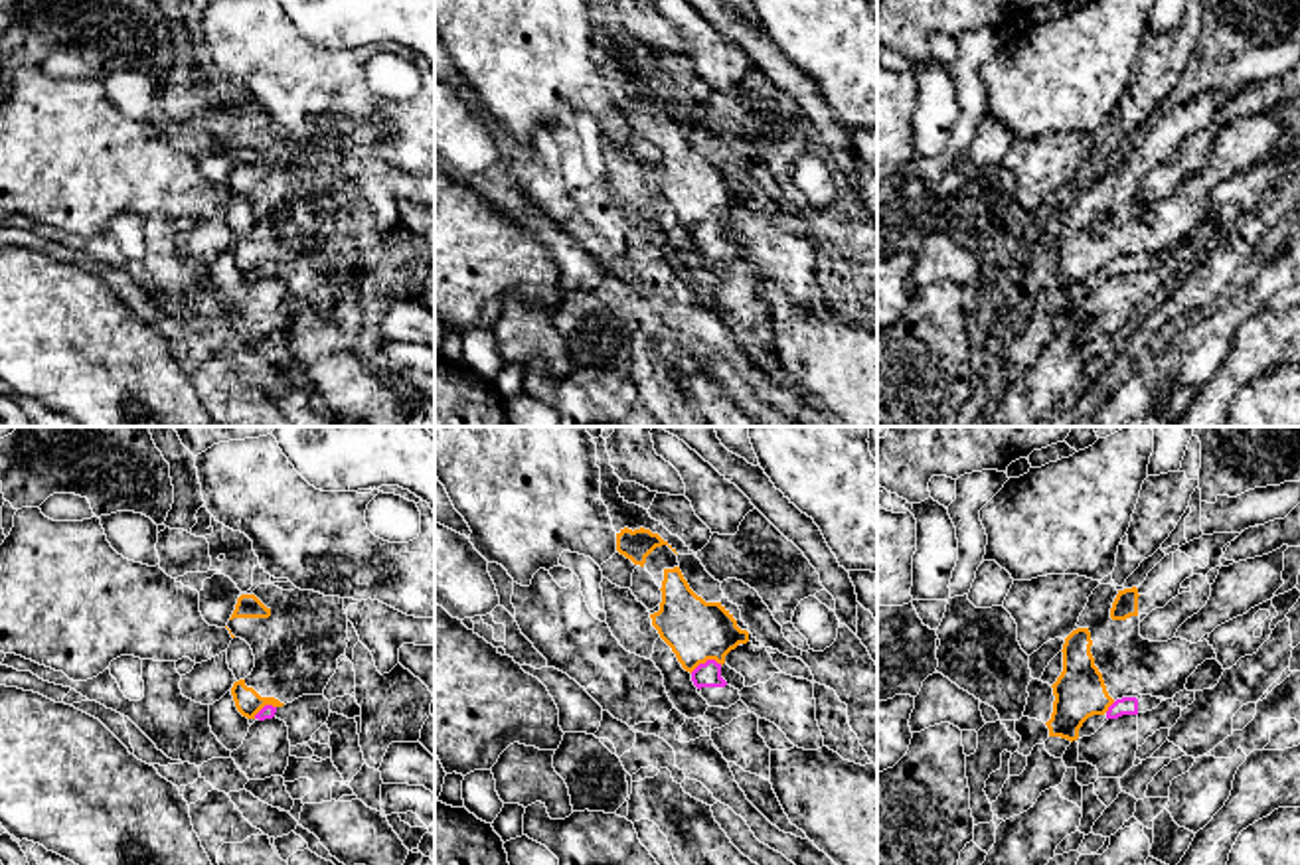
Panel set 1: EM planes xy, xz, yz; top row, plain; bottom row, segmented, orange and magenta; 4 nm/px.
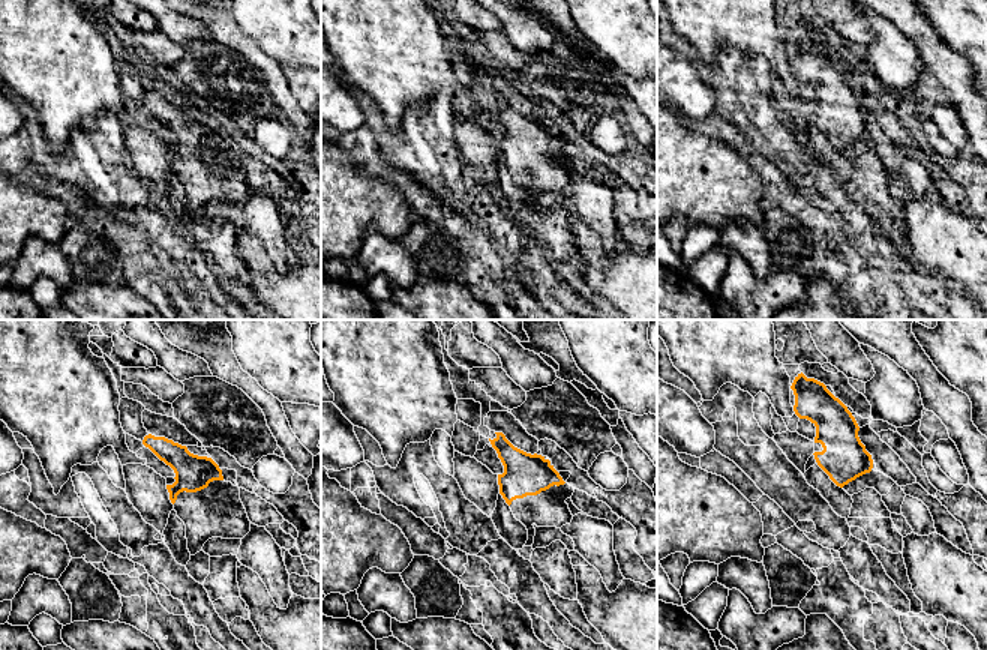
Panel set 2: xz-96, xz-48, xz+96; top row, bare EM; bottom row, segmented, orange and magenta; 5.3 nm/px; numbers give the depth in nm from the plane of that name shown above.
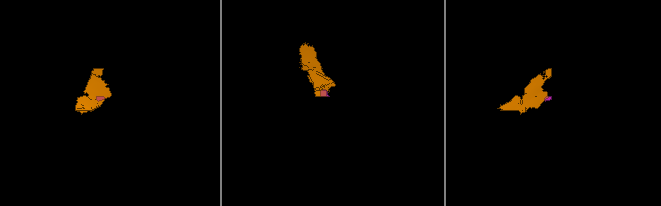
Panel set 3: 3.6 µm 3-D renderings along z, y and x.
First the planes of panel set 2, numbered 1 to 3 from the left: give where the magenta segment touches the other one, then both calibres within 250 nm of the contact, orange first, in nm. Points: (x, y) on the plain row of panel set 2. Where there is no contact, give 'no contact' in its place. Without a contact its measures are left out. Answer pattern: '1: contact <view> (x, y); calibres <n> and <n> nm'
1: no contact
2: no contact
3: no contact

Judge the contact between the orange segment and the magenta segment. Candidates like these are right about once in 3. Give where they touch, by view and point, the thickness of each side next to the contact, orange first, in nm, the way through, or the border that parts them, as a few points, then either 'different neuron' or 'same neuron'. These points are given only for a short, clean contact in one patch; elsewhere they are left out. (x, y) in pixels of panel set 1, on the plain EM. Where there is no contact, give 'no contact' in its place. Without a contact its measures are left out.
meets orange in xz at (706, 218); 260 nm thick on the orange side, 100 nm on the other; border along xz (722, 222), (706, 218), (690, 230); different neuron

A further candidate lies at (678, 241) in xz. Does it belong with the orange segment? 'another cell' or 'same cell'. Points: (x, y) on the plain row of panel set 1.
another cell

